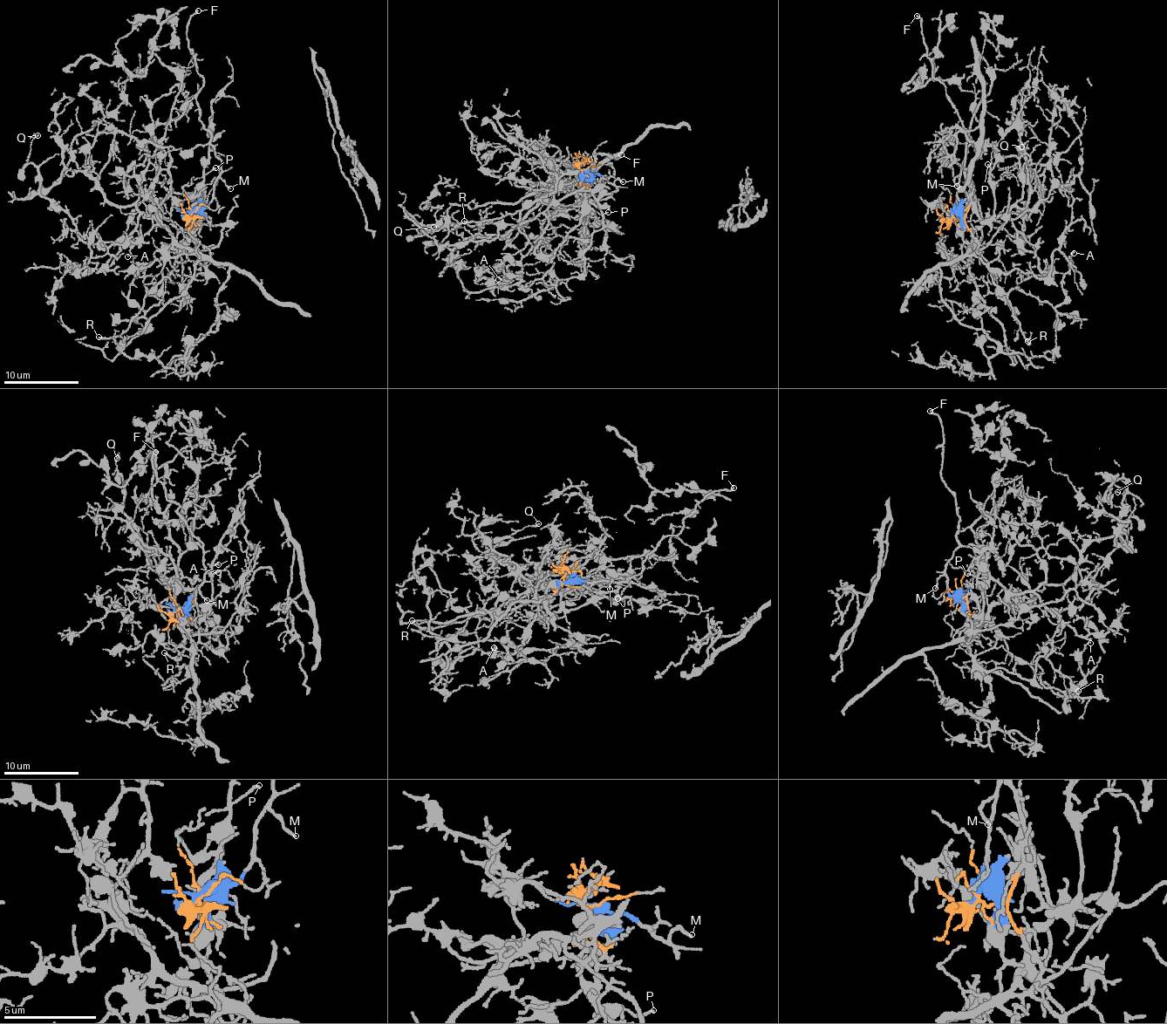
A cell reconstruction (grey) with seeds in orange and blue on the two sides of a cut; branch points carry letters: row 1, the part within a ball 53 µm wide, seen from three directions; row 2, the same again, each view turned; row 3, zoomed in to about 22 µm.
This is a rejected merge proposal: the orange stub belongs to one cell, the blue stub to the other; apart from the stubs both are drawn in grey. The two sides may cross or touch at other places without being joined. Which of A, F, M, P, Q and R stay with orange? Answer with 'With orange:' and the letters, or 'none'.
With orange: A, P, Q, R

